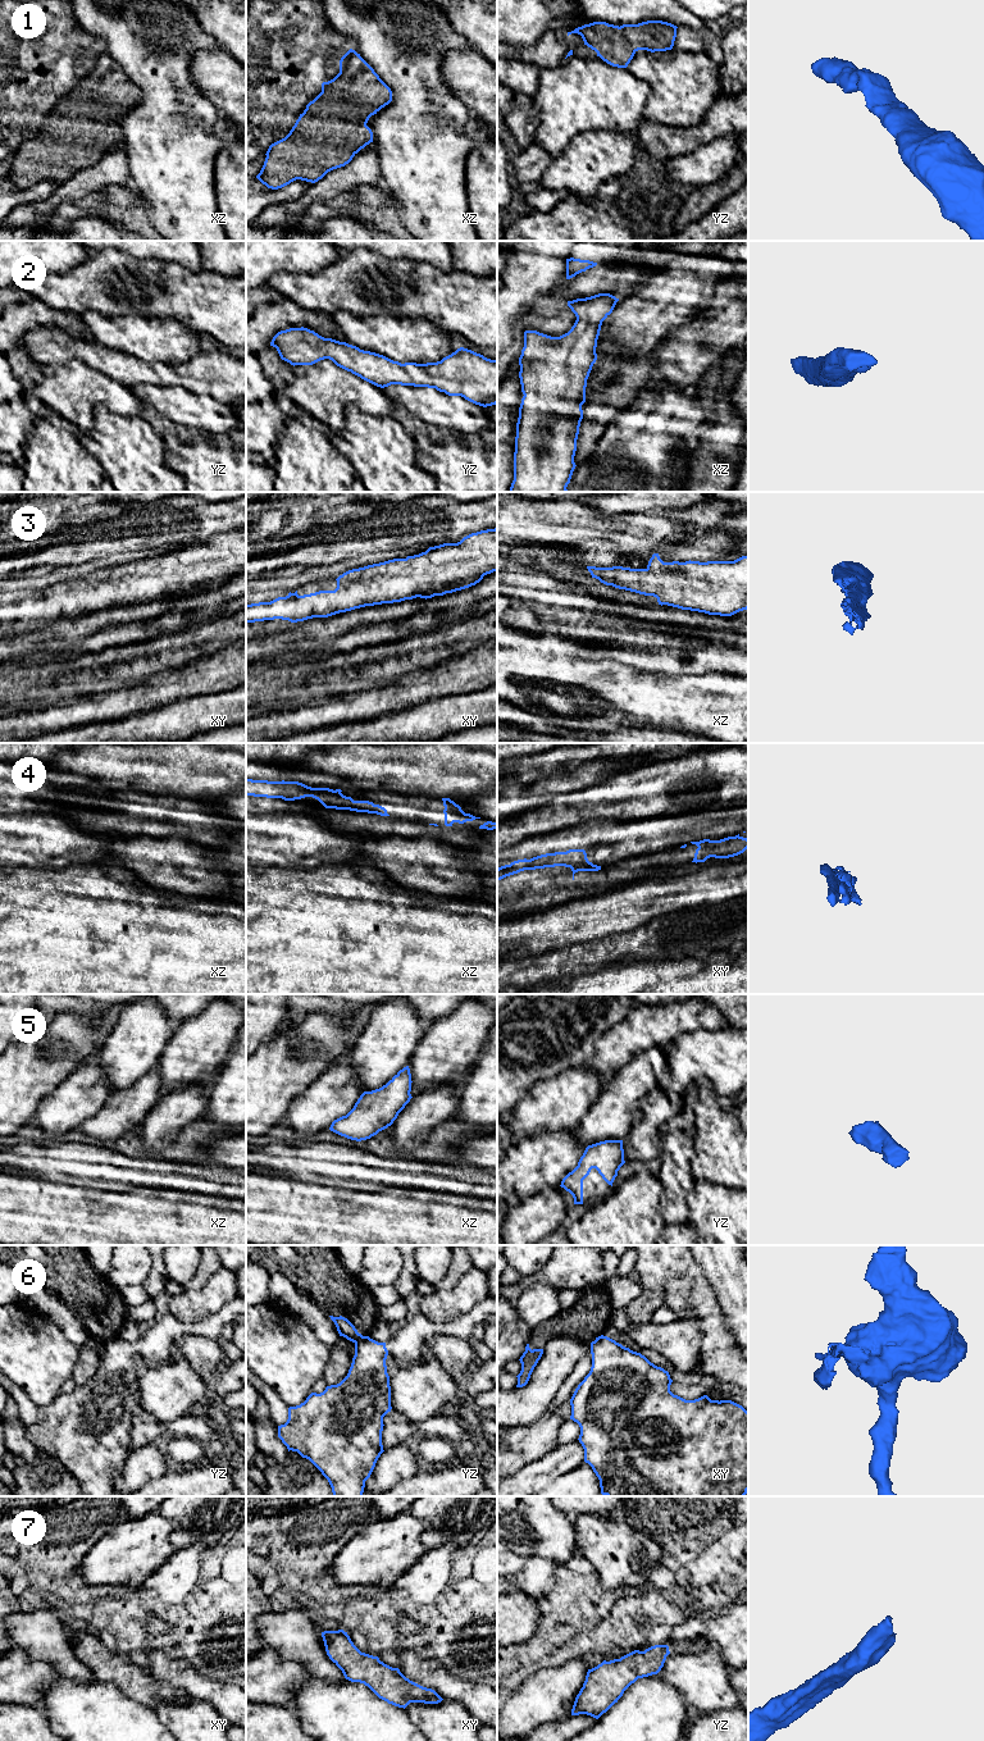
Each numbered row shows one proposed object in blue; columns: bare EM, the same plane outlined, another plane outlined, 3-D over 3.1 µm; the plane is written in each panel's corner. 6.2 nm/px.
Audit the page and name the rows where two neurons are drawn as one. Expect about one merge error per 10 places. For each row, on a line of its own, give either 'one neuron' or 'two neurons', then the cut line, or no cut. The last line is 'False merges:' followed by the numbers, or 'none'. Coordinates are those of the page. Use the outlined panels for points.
1: one neuron; no cut
2: one neuron; no cut
3: one neuron; no cut
4: two neurons; cut in xz along (340, 792), (310, 796)
5: one neuron; no cut
6: two neurons; cut in yz along (363, 1336), (355, 1344)
7: one neuron; no cut
False merges: 4, 6

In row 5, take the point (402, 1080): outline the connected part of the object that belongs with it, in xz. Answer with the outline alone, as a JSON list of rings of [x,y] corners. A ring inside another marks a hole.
[[[406,1066],[382,1088],[364,1091],[354,1108],[334,1120],[329,1130],[356,1141],[370,1139],[391,1126],[410,1102],[411,1083],[410,1068]]]

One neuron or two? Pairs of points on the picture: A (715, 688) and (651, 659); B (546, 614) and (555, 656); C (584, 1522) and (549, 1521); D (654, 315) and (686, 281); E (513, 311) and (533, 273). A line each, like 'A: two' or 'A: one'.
A: two
B: two
C: two
D: one
E: one

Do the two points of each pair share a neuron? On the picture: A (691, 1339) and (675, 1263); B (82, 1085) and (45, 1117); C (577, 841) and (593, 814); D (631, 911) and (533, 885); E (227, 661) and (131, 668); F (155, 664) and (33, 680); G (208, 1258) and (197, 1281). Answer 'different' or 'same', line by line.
A: different
B: same
C: different
D: different
E: different
F: same
G: same

